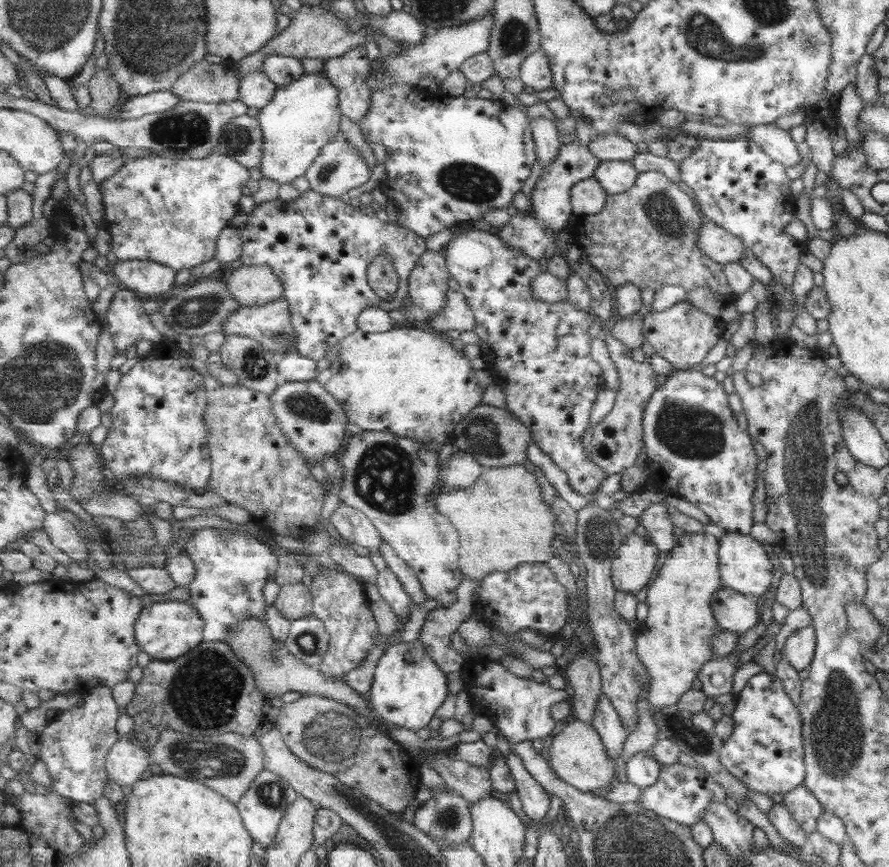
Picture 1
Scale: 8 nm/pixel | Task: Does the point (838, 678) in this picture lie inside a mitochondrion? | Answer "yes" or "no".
yes

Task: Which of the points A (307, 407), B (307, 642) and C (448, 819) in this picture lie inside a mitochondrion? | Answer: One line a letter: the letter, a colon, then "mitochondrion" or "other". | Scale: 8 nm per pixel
A: mitochondrion
B: mitochondrion
C: mitochondrion

